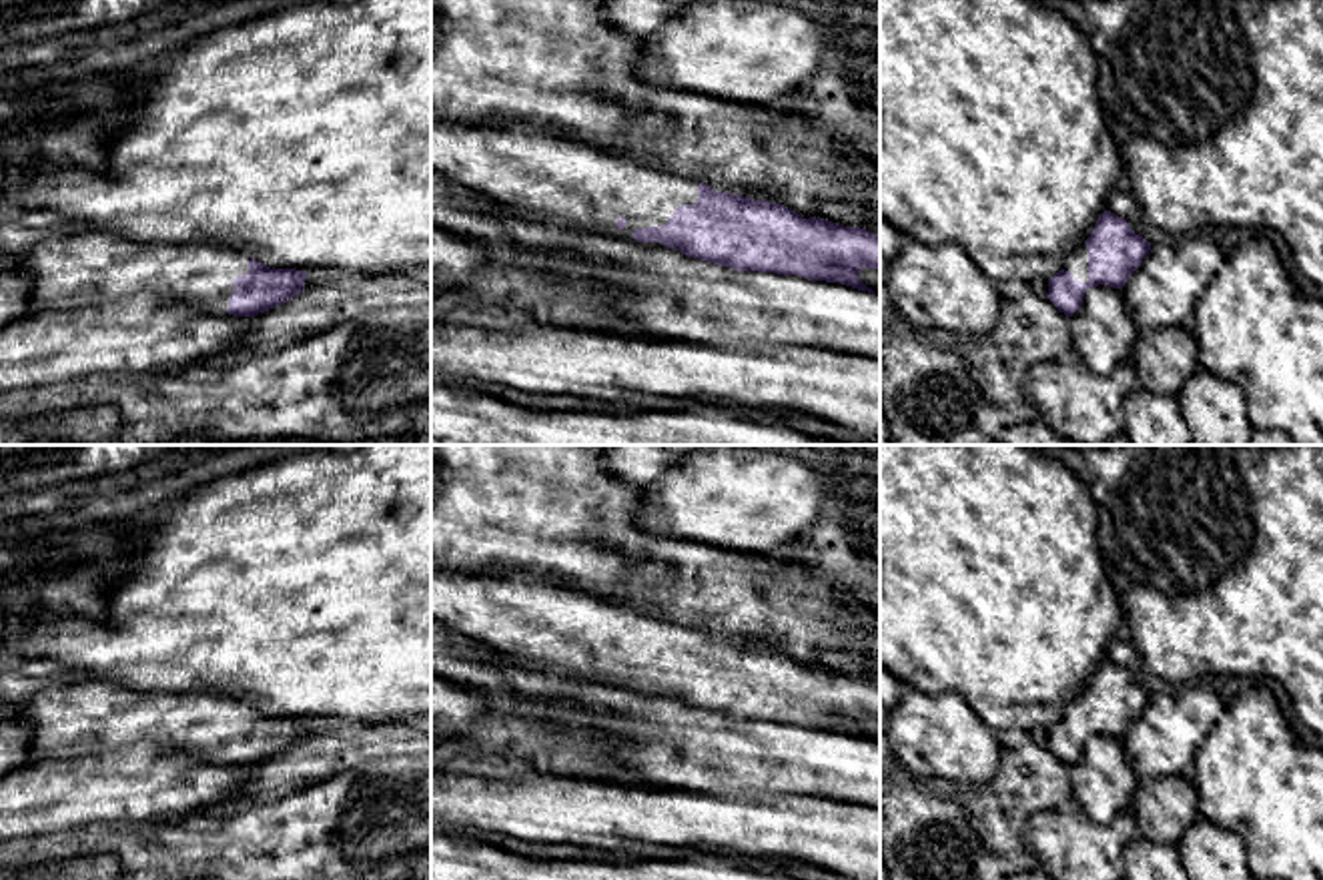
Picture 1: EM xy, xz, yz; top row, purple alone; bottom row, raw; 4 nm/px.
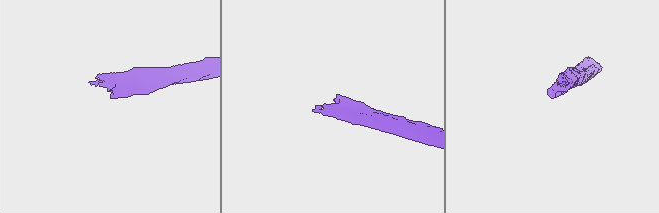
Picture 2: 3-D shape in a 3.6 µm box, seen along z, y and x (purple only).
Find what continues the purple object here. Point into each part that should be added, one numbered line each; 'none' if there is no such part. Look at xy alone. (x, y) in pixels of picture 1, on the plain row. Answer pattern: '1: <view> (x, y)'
1: xy (69, 718)

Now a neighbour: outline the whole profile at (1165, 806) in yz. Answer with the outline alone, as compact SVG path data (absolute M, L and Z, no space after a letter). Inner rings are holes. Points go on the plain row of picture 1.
M1185 776L1137 780L1131 810L1139 838L1179 846L1199 818L1197 786Z

